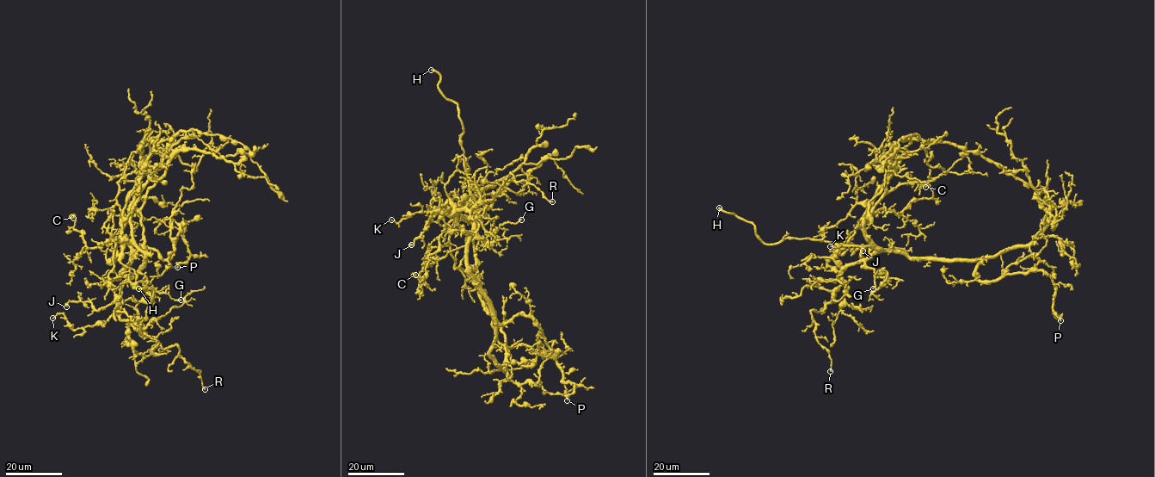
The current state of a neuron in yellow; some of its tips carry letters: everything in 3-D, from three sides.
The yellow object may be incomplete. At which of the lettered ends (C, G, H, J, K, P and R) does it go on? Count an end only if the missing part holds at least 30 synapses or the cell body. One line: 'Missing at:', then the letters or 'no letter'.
Missing at: H

